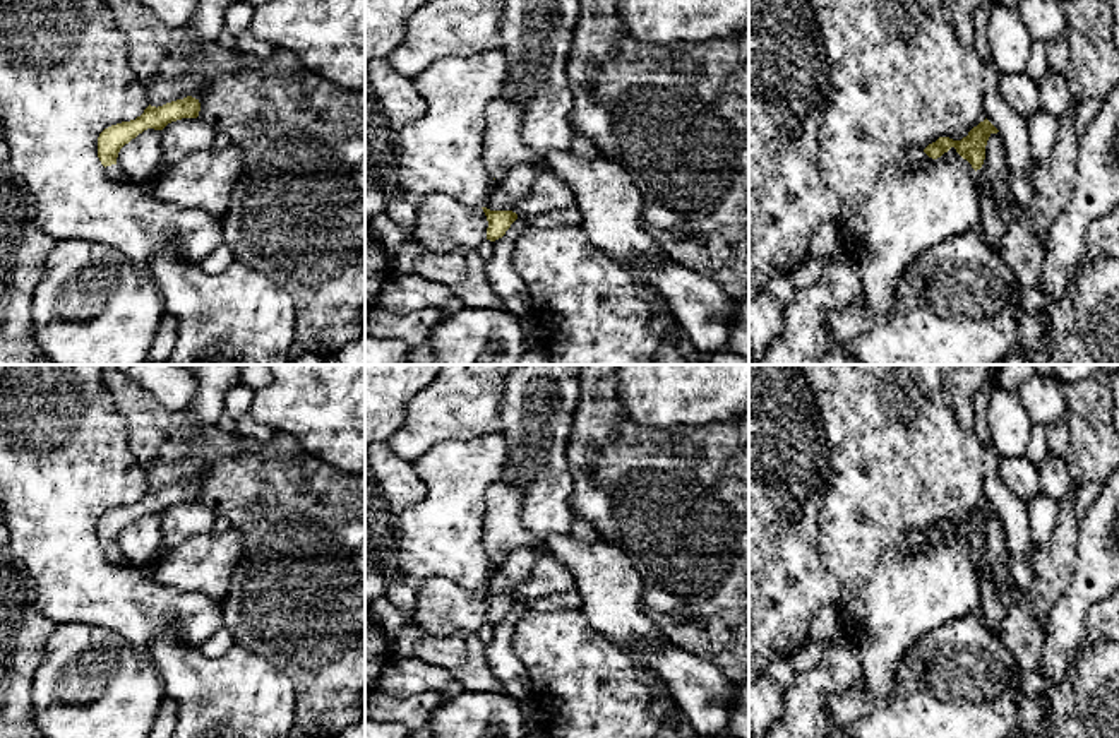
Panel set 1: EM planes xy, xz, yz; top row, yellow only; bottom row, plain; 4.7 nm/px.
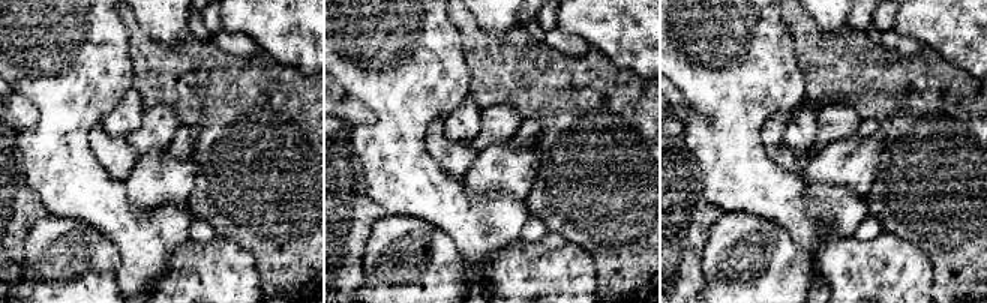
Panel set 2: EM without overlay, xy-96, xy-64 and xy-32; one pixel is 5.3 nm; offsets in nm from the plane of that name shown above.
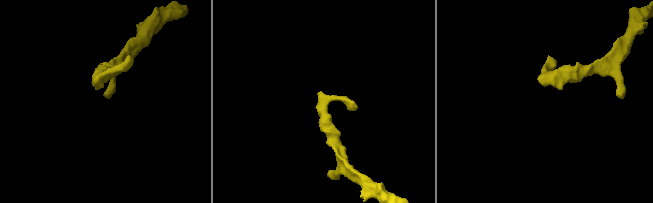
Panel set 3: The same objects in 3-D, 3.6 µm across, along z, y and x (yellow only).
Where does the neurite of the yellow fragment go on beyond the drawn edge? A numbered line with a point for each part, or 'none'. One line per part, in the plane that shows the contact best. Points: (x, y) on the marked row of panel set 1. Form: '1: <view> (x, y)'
1: xy (113, 172)

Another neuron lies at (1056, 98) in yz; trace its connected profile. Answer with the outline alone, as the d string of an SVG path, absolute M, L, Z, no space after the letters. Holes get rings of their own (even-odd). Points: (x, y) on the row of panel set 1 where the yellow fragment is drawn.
M1049 70L1045 79L1038 82L1040 108L1056 115L1066 116L1074 108L1074 98L1068 87L1064 75Z

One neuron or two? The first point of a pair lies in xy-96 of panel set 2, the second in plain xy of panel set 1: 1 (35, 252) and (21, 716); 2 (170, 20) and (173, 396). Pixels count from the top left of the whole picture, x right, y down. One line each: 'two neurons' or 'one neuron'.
1: two neurons
2: one neuron

